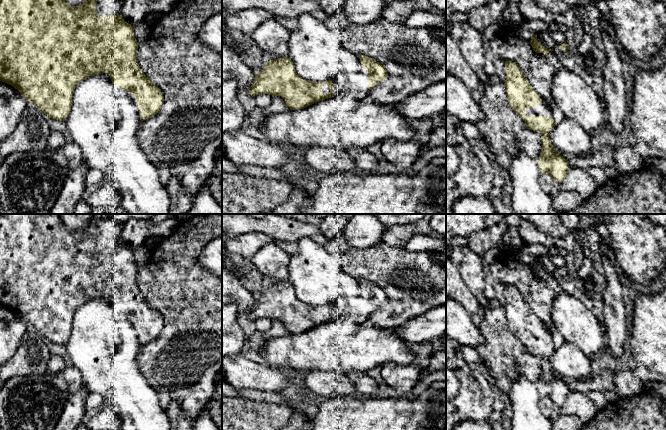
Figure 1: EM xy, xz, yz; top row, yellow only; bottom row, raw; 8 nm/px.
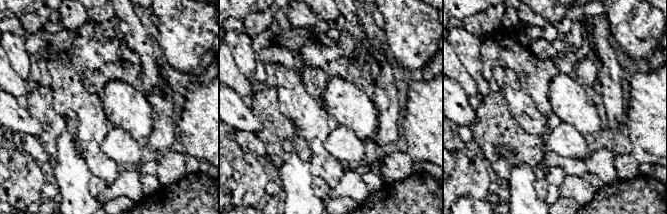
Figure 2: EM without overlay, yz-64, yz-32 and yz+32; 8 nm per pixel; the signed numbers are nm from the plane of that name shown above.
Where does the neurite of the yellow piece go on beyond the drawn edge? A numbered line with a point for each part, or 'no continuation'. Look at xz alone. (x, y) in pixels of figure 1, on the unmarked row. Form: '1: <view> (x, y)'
1: xz (352, 309)

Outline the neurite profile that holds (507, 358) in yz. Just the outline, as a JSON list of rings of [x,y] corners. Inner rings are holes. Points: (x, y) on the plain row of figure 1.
[[[504,306],[498,308],[491,307],[486,310],[481,319],[479,329],[485,342],[475,349],[482,360],[487,364],[487,371],[495,379],[498,389],[508,395],[513,382],[518,376],[523,376],[536,383],[540,380],[542,376],[542,358],[529,353],[523,343],[512,333],[508,326]]]

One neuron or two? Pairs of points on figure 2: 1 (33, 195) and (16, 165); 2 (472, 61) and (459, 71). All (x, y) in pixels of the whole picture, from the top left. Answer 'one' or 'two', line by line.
1: one
2: two

